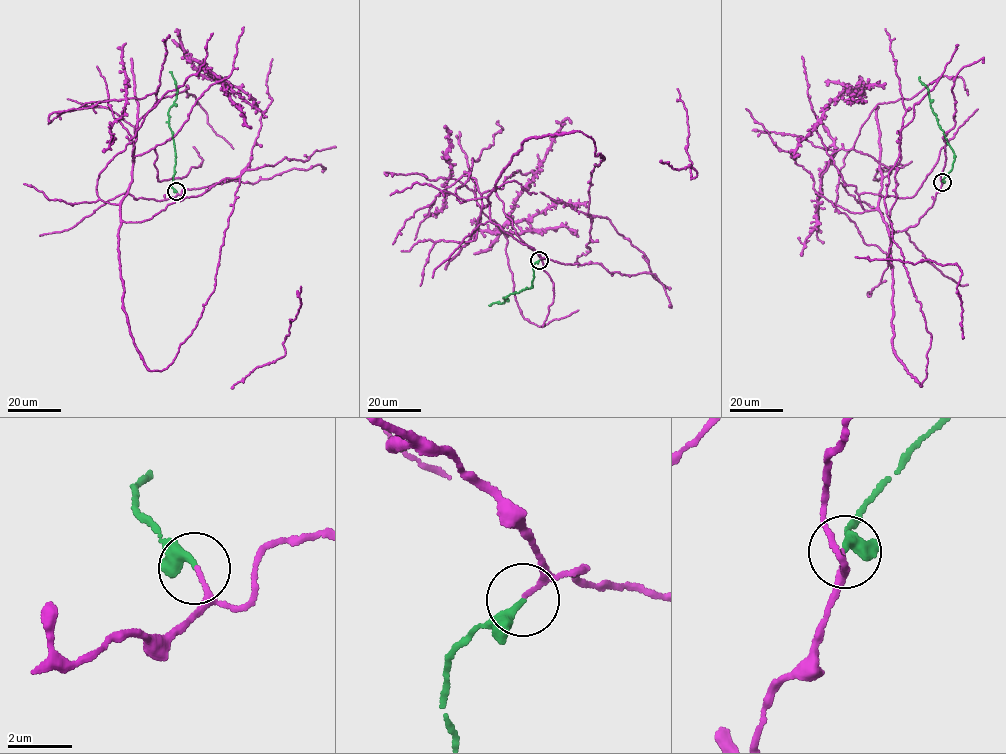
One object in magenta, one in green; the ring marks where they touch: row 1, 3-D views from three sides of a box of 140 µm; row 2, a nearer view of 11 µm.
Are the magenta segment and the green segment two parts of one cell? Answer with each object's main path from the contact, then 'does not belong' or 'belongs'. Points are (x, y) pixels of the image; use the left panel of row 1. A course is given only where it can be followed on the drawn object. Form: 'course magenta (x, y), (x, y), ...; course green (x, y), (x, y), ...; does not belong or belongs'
course magenta (176, 191), (127, 189), (120, 205), (122, 305), (150, 371), (214, 289), (272, 58); course green (176, 191), (171, 185), (176, 157), (168, 113), (177, 90), (169, 72); belongs

